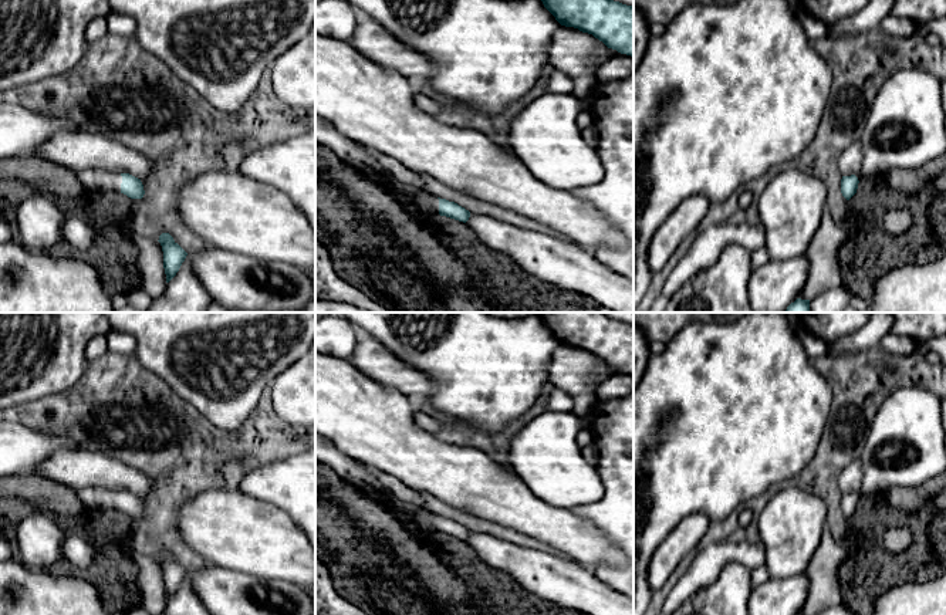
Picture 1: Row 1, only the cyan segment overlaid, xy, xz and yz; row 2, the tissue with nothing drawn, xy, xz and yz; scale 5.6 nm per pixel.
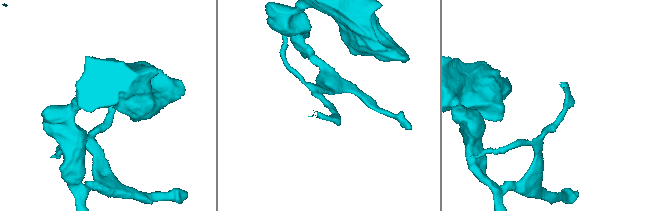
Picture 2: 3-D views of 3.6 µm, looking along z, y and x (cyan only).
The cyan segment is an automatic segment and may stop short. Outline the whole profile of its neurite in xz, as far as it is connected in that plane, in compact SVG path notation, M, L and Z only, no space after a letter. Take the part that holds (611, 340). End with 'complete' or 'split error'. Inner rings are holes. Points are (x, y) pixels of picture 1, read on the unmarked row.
M535 312L565 345L592 352L608 366L634 375L634 325L605 312Z; complete

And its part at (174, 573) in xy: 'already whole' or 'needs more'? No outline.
already whole

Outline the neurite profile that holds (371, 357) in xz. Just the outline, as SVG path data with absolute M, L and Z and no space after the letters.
M376 339L358 341L349 362L372 381L409 398L428 396L436 386L428 374L396 358Z

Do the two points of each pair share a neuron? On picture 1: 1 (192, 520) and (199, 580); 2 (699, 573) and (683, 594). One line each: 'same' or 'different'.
1: different
2: same

